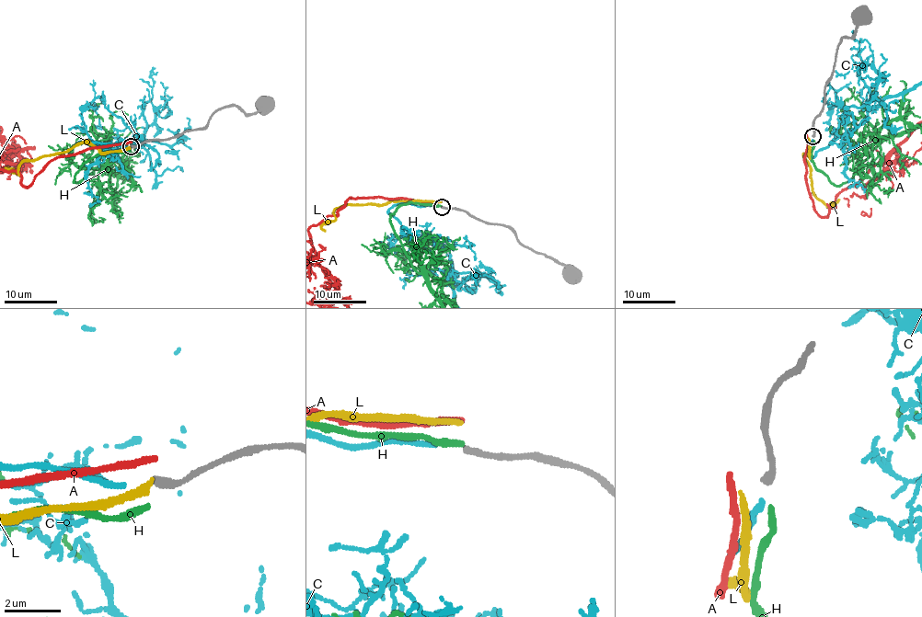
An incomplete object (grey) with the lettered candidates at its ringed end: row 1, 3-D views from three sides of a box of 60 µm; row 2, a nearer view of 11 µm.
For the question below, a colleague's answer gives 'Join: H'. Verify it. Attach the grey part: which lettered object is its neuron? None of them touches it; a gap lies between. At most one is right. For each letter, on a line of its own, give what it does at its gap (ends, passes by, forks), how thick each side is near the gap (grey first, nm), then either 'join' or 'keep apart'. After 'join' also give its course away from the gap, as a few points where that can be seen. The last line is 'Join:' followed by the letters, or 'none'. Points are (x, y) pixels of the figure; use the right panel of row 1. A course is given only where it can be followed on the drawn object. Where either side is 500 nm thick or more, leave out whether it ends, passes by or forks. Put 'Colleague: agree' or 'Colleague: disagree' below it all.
A: it ends | 240/300 nm | keep apart
C: it ends | 240/190 nm | join
H: it ends | 240/240 nm | keep apart
L: it ends | 240/240 nm | keep apart
Join: C
Colleague: disagree

